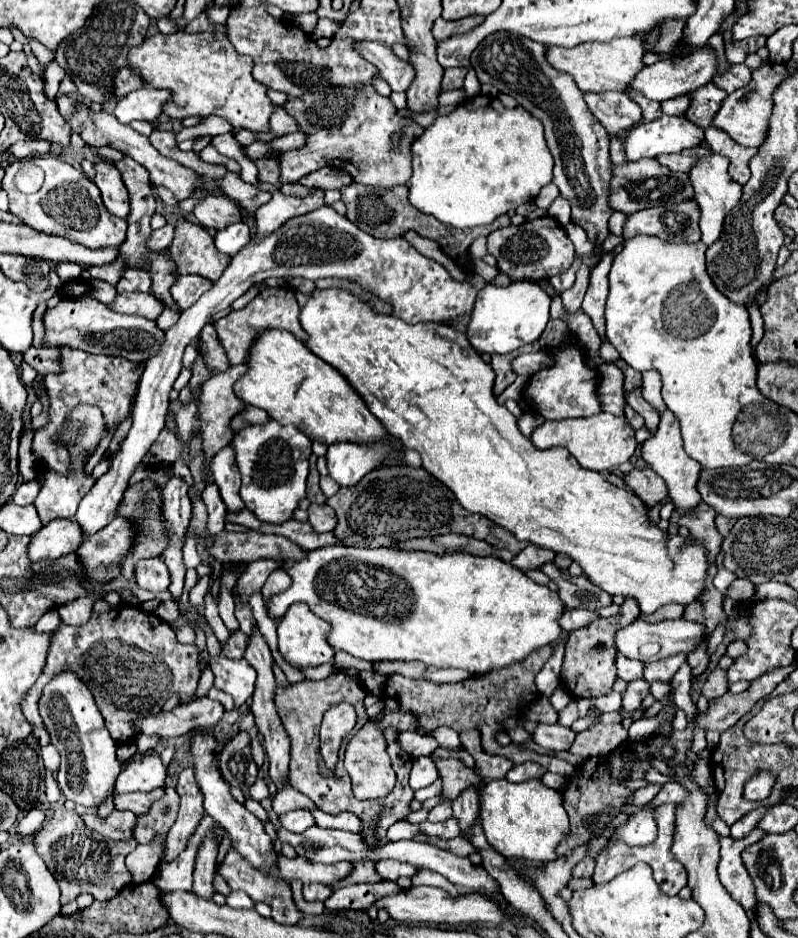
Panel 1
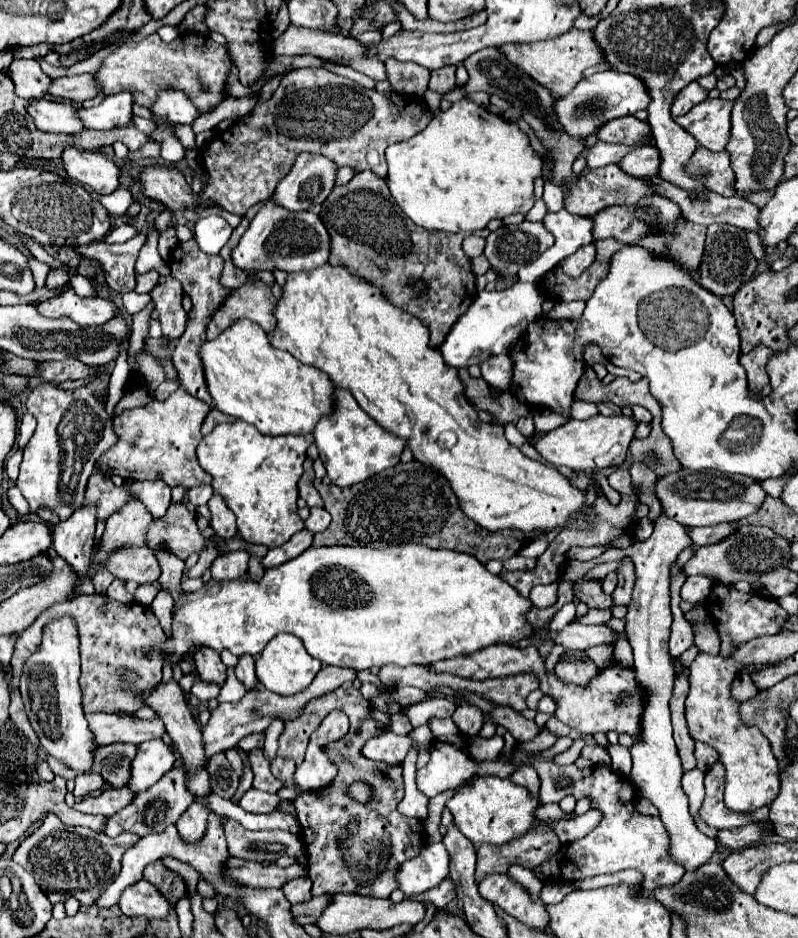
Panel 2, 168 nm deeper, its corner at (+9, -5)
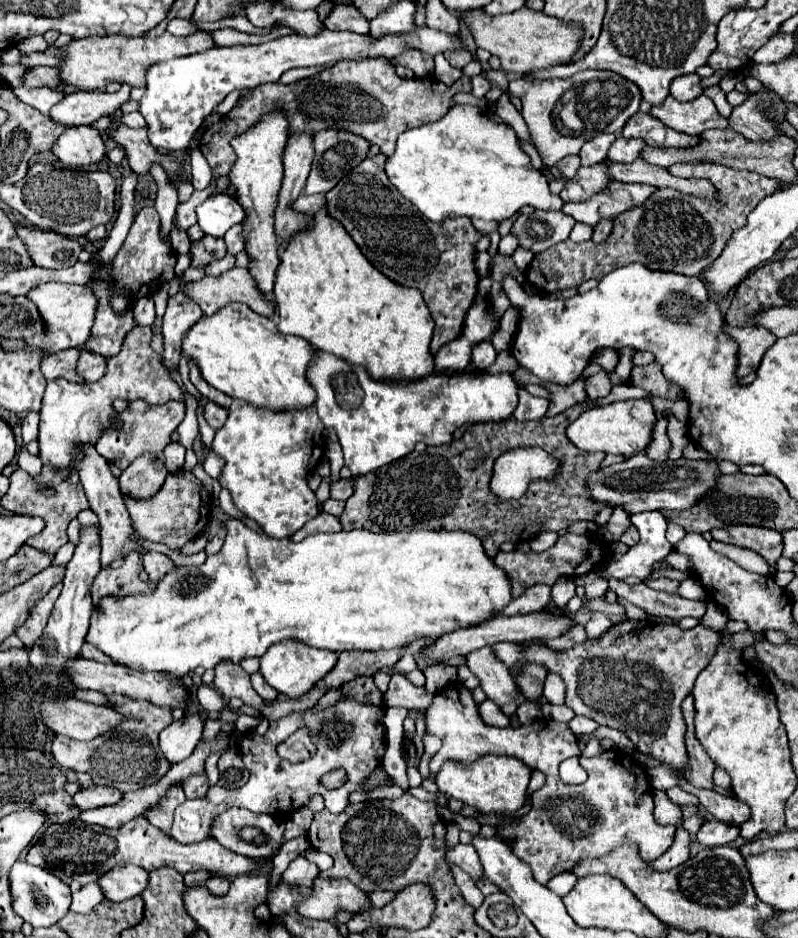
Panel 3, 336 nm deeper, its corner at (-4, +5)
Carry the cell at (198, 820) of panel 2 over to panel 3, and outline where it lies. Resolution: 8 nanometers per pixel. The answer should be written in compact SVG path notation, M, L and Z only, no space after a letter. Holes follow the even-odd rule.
M201 774L201 776L193 776L191 780L187 780L183 784L183 790L185 790L185 796L189 800L197 800L197 798L205 798L207 796L207 790L209 790L209 782L207 782L207 776Z

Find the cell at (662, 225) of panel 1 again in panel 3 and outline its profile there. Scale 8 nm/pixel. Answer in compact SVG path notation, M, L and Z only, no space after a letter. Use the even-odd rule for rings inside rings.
M613 182L605 192L593 196L589 202L565 204L563 212L573 216L577 222L595 226L599 224L599 220L615 220L621 212L627 212L629 208L643 204L649 196L653 196L653 186L649 184Z

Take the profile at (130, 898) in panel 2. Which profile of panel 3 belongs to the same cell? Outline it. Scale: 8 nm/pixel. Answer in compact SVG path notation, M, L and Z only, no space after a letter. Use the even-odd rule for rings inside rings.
M121 864L109 870L105 876L101 876L99 884L107 900L123 902L133 896L141 896L141 892L149 884L149 874L139 866Z

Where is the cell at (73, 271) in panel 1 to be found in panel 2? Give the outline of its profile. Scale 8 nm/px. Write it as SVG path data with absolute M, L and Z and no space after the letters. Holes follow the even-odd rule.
M30 258L30 260L28 260L28 264L30 264L30 270L32 270L32 274L34 274L35 285L44 286L46 276L48 276L48 272L50 272L50 266L46 266L46 264L38 262L36 258Z

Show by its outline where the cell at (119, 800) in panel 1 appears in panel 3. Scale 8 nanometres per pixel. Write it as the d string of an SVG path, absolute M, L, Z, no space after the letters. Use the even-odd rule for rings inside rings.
M91 786L85 788L83 792L75 794L73 800L81 810L91 810L91 808L101 808L101 806L113 806L123 798L123 794L117 788L109 786Z

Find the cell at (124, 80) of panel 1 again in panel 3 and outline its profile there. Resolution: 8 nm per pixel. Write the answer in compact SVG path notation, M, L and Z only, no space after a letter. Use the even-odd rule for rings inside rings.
M37 66L31 68L25 74L25 86L27 88L39 88L39 86L47 86L47 88L63 88L63 84L57 80L57 68L45 68L45 66Z

